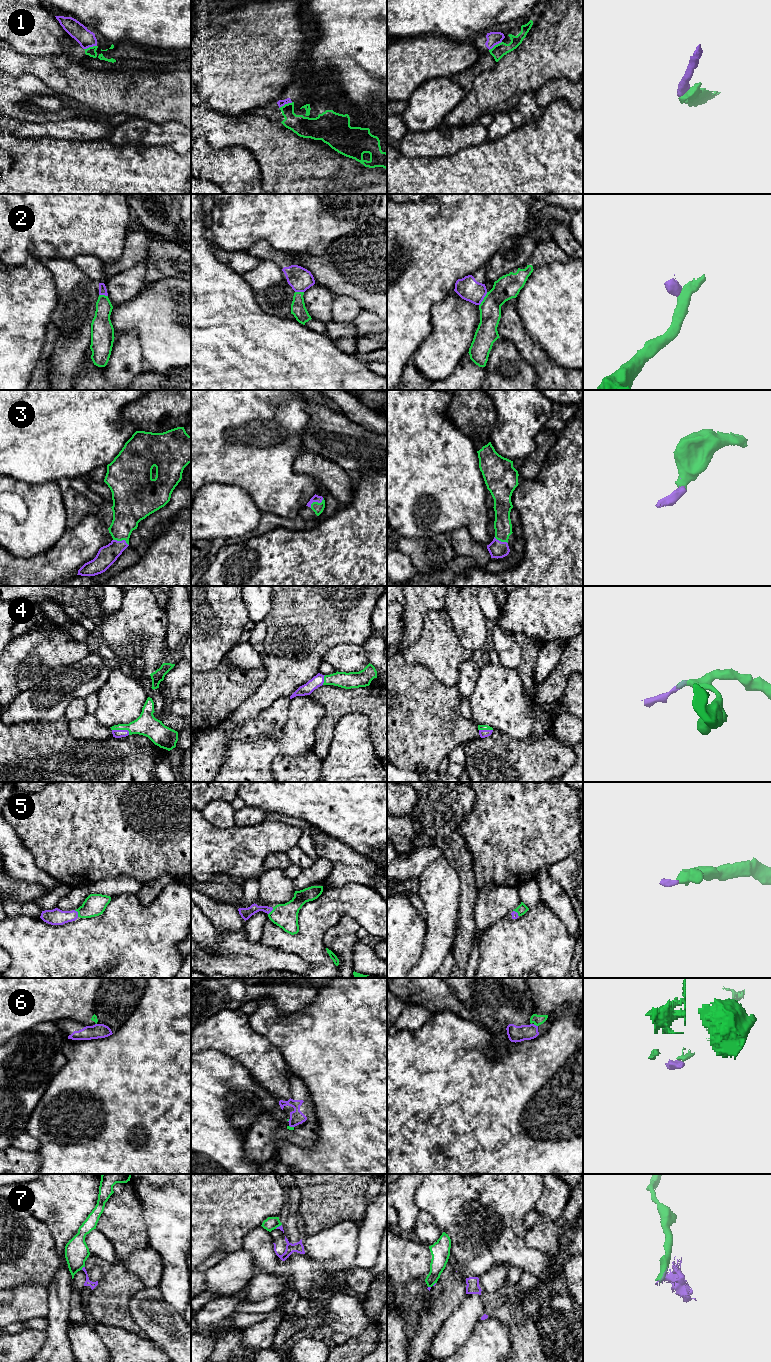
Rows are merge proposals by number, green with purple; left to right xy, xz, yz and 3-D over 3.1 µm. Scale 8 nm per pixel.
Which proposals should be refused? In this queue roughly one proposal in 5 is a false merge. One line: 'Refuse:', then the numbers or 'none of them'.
Refuse: 1, 2, 6, 7

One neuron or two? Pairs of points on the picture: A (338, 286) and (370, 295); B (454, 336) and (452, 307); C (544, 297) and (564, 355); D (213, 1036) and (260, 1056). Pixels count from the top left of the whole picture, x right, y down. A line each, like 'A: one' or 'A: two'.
A: one
B: one
C: one
D: one

